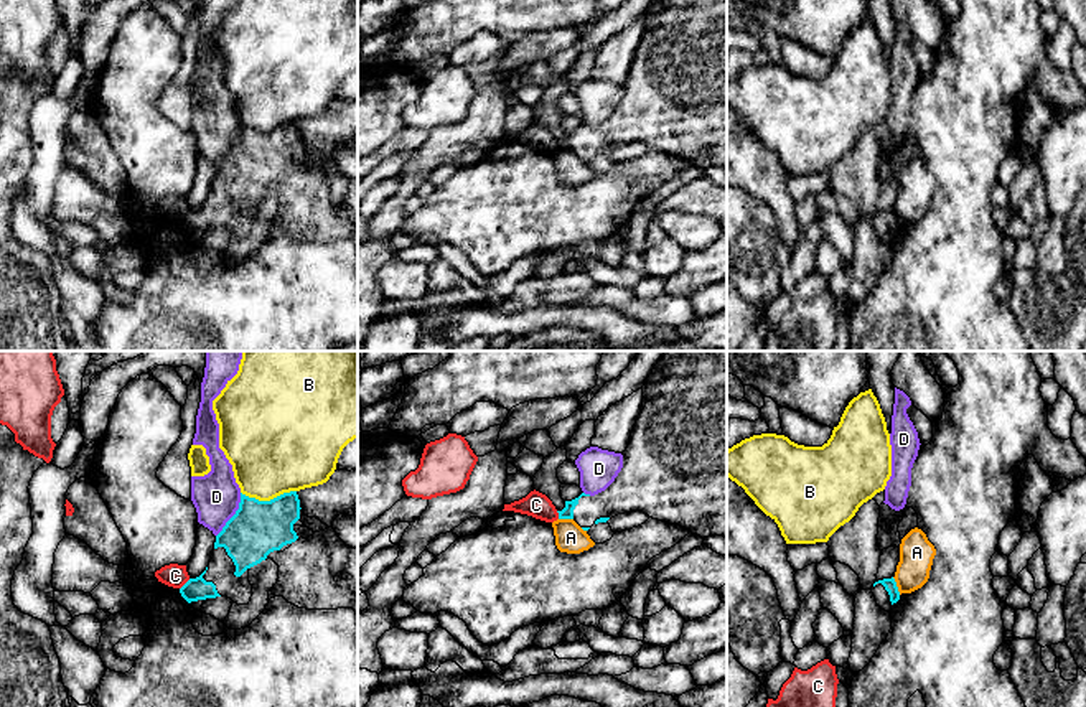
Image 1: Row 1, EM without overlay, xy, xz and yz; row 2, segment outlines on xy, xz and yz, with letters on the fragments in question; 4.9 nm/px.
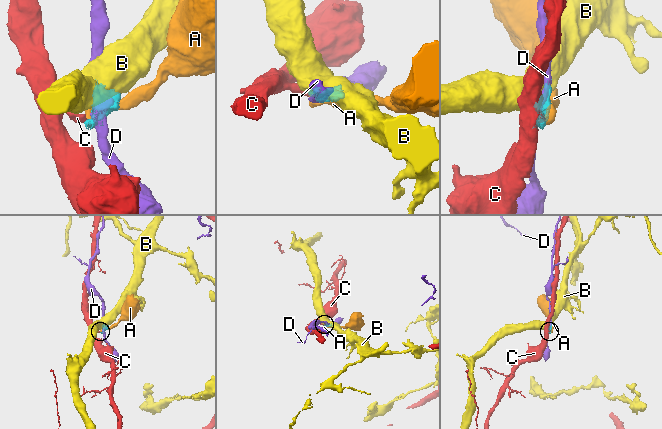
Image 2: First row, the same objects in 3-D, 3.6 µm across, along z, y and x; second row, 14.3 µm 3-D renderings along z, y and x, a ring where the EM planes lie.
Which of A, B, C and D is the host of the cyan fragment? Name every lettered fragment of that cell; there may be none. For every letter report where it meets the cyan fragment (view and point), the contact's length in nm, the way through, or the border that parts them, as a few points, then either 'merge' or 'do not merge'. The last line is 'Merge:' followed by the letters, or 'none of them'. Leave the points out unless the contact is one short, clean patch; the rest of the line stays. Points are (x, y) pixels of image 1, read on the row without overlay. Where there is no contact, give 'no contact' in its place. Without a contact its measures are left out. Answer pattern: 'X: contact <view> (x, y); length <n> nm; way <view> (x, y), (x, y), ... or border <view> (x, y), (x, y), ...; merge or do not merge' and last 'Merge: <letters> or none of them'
A: contact yz (895, 216); length 100 nm; do not merge
B: contact xy (267, 132); length 280 nm; border xy (295, 121), (284, 122), (269, 131), (256, 131), (241, 124); do not merge
C: contact xy (185, 215); length 80 nm; border xy (190, 210), (180, 220); do not merge
D: contact xy (234, 145); length 240 nm; do not merge
Merge: none of them

